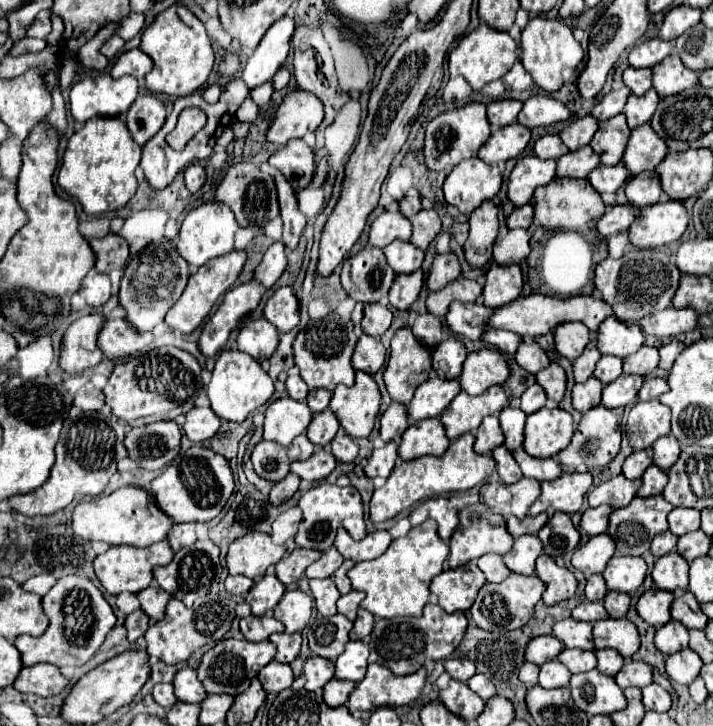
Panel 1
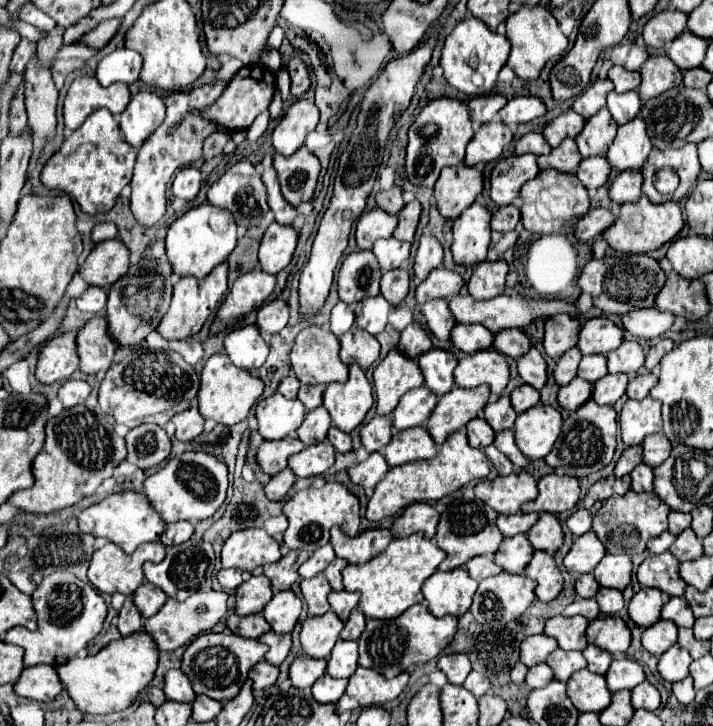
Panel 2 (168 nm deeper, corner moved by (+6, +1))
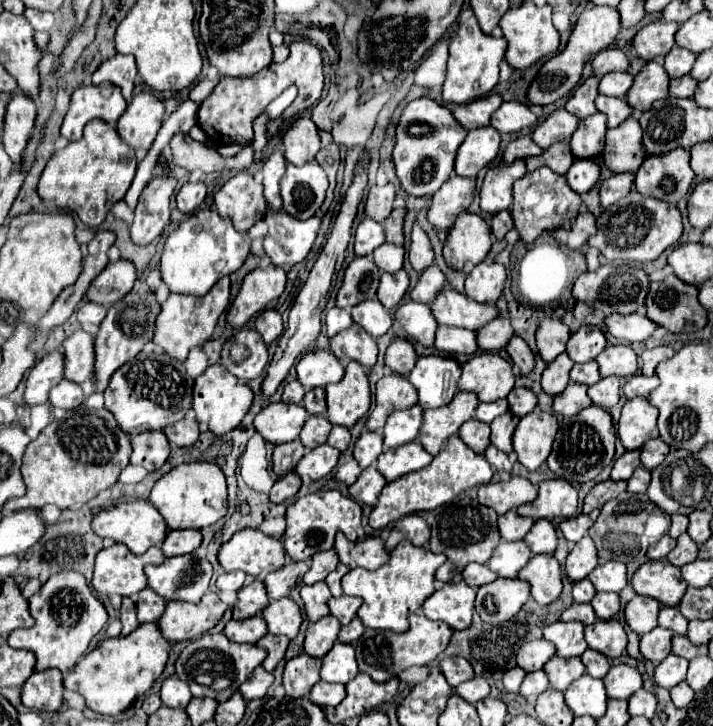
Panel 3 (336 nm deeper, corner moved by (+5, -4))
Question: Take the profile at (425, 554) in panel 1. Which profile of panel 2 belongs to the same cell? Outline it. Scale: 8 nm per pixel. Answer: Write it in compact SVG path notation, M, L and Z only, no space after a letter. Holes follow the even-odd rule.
M413 533L403 539L393 539L383 553L363 565L347 565L343 569L343 585L345 591L361 593L359 609L365 613L365 617L393 619L411 605L423 601L421 585L437 571L437 565L443 559L445 553L435 545L433 539L425 539L423 533Z

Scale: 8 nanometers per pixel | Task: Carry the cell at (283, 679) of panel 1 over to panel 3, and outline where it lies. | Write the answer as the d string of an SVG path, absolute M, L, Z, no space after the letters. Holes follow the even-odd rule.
M258 666L250 676L248 680L240 686L240 694L246 698L246 700L254 700L254 698L262 698L266 696L268 688L272 686L274 682L274 676L270 672L266 672L262 666Z

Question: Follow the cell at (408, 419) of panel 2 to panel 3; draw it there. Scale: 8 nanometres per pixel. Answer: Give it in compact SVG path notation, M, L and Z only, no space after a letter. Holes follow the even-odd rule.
M418 404L406 410L392 412L384 426L384 444L388 448L396 448L396 446L416 440L422 426L422 412L424 410Z

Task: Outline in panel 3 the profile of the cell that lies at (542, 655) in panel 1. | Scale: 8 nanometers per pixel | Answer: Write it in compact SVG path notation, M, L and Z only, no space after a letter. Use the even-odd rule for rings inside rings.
M534 640L528 642L520 648L520 668L524 668L526 672L534 672L540 670L548 658L552 658L556 654L552 642L548 640Z

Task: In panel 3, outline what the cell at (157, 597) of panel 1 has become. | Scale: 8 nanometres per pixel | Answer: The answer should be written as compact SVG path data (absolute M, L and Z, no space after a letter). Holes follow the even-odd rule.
M144 588L136 596L136 610L138 610L140 624L158 622L160 614L164 612L164 606L166 606L166 600L160 598L160 594L156 594L152 588Z

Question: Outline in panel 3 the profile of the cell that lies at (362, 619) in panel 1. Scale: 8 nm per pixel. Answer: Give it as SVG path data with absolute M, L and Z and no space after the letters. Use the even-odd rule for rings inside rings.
M356 616L348 626L342 626L338 640L352 644L352 642L356 642L356 640L362 636L362 632L364 632L364 624L362 624L362 620Z

